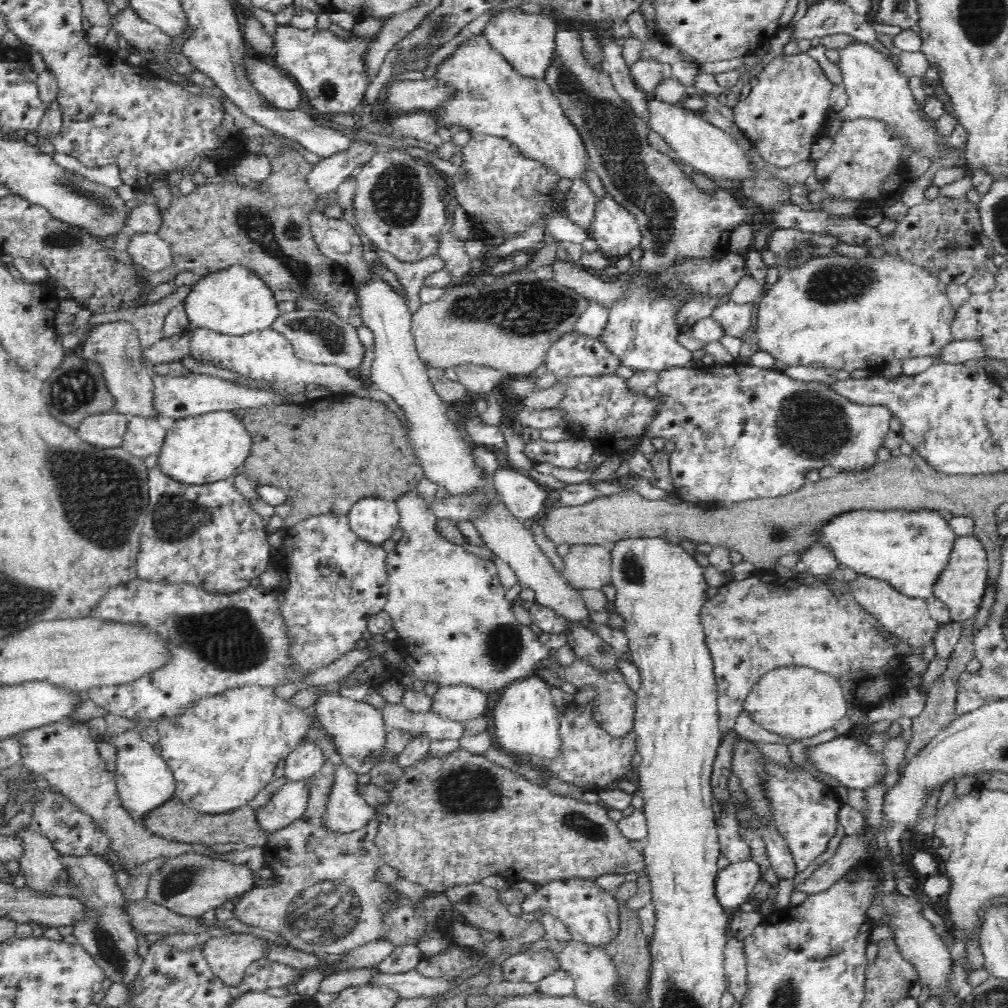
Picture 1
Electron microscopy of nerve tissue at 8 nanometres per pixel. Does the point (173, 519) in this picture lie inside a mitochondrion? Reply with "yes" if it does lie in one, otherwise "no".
yes

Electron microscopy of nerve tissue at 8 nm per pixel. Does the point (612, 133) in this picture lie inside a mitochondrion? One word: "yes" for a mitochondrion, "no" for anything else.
yes

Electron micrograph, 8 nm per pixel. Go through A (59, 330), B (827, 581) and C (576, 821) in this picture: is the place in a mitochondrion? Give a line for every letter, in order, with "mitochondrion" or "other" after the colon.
A: other
B: other
C: mitochondrion

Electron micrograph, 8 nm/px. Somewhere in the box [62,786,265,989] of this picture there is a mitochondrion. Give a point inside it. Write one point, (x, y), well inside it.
(105, 942)

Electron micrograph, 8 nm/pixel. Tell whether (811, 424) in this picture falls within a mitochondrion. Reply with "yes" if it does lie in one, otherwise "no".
yes

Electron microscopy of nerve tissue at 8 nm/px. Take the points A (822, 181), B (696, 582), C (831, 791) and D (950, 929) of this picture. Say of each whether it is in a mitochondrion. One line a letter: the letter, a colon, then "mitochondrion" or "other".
A: other
B: other
C: other
D: other

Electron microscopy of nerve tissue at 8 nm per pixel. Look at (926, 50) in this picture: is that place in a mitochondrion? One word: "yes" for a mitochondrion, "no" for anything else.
no

